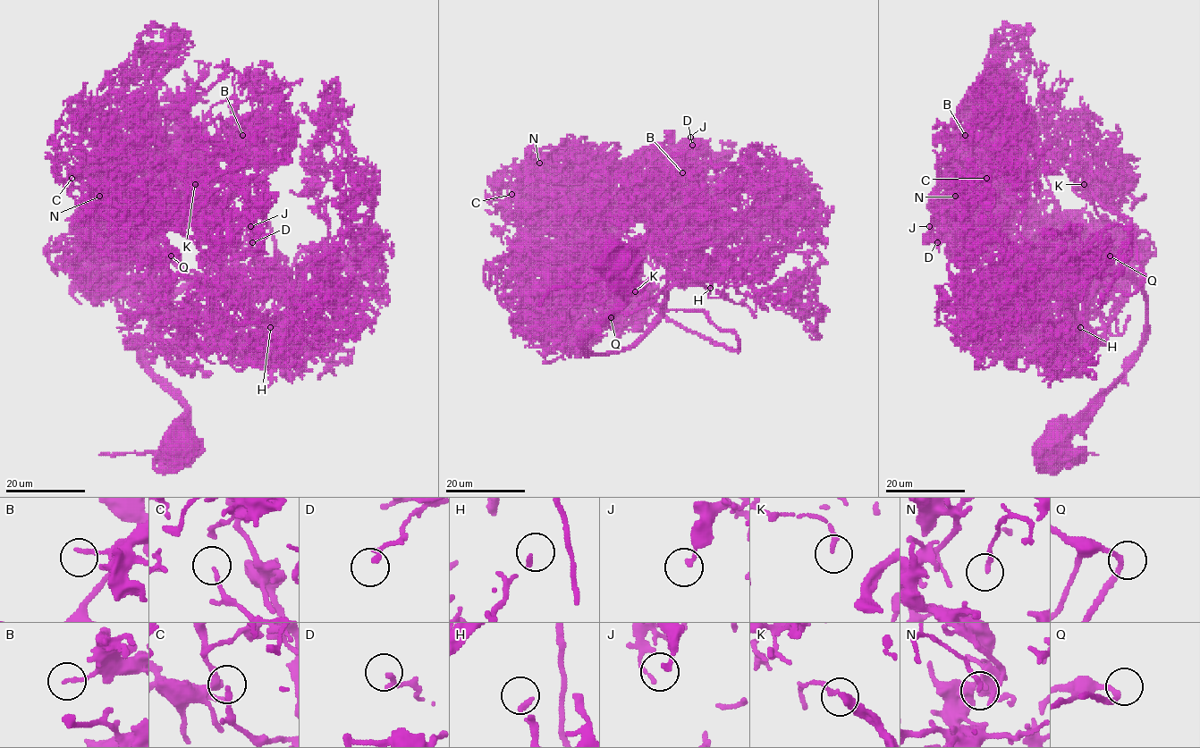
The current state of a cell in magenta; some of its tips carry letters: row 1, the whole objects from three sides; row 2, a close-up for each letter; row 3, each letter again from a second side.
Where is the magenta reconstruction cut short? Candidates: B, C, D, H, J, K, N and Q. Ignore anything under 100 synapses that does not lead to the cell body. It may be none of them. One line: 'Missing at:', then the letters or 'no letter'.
Missing at: no letter

